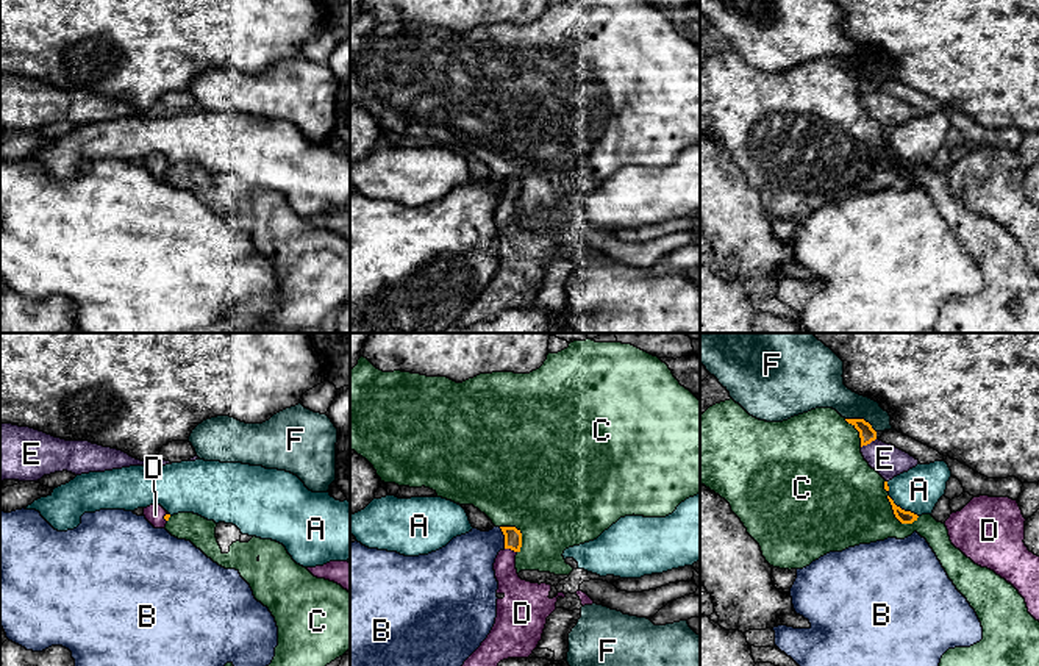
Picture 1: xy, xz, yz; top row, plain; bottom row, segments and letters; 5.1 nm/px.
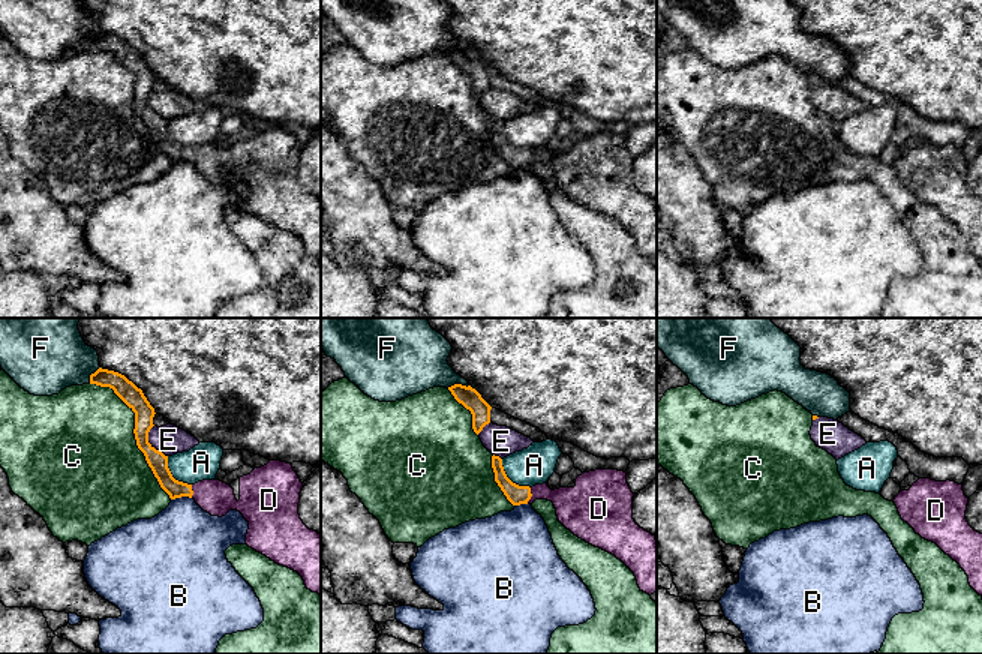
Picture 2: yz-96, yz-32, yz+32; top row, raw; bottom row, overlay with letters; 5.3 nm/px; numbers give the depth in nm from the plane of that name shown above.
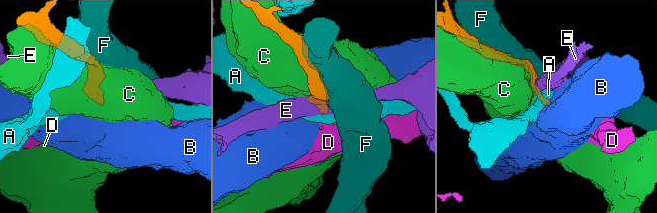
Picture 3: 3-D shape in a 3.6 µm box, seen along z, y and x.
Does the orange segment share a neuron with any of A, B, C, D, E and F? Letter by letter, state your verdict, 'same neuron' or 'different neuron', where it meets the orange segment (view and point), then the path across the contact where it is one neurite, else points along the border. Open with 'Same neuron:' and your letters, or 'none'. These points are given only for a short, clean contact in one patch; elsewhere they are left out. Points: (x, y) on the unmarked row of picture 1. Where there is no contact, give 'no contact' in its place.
Same neuron: D
A: different neuron; contact yz (903, 160); border yz (888, 146), (897, 155), (917, 166)
B: different neuron; contact xz (505, 188); border xz (499, 177), (505, 197)
C: different neuron; contact yz (896, 166)
D: same neuron; contact xz (511, 199); way xz (513, 188), (511, 199), (508, 232), (521, 246)
E: different neuron; contact yz (869, 93); border yz (877, 88), (861, 97)
F: different neuron; contact yz (861, 69)

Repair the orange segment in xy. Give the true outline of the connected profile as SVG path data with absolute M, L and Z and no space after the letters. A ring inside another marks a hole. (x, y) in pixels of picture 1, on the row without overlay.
M150 155L144 158L144 166L155 178L164 178L170 167L161 155Z

